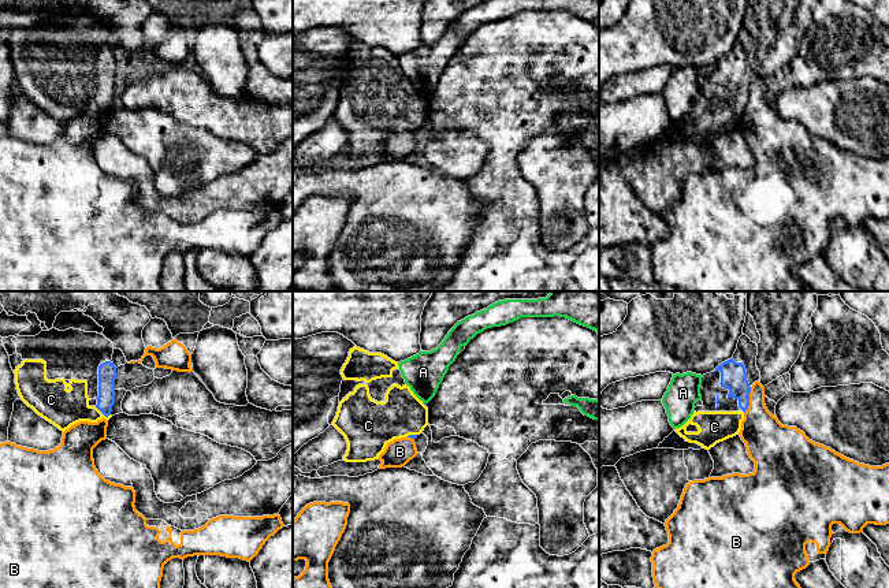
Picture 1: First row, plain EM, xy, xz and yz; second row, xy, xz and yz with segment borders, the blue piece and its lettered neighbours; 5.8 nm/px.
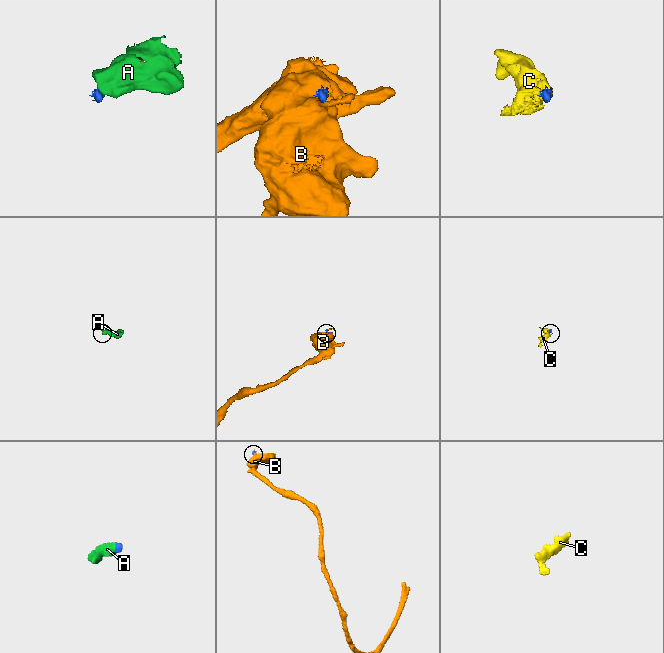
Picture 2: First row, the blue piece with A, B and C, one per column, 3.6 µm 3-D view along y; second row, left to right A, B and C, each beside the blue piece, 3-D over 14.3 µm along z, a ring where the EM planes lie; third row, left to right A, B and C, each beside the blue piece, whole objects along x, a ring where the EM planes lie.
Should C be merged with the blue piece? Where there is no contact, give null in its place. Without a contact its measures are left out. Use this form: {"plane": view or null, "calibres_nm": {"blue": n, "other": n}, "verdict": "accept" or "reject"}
{"plane": "xy", "calibres_nm": {"blue": 110, "other": 220}, "verdict": "accept"}

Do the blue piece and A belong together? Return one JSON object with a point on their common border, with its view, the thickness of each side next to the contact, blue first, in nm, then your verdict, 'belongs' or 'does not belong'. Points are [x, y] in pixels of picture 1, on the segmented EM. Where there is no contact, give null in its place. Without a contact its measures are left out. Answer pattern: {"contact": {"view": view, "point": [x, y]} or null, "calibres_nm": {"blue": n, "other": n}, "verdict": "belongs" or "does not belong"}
{"contact": {"view": "xz", "point": [423, 402]}, "calibres_nm": {"blue": 20, "other": 220}, "verdict": "does not belong"}

